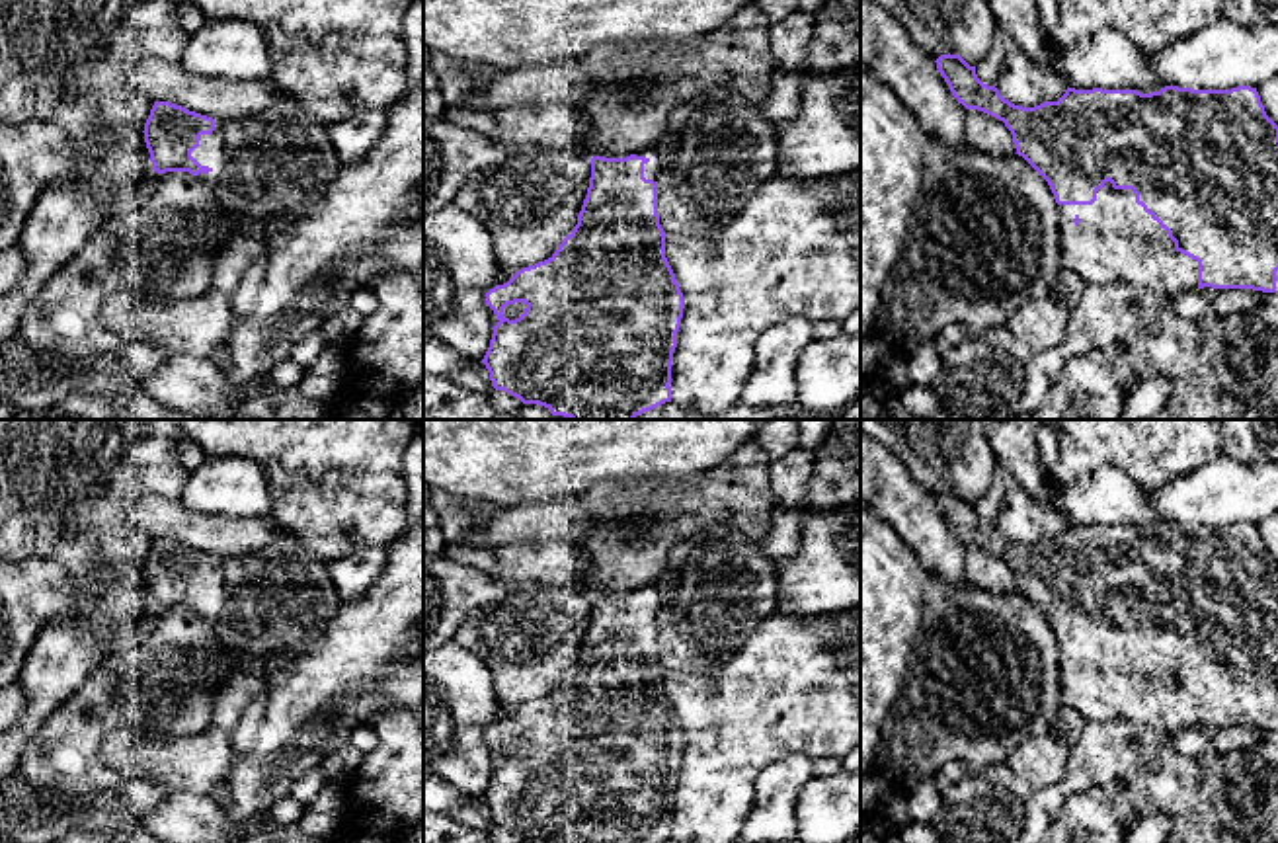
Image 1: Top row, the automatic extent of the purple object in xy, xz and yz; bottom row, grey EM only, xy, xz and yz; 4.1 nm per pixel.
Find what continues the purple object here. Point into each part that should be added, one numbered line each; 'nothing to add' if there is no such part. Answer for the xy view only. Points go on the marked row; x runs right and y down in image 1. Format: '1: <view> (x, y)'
1: xy (209, 153)

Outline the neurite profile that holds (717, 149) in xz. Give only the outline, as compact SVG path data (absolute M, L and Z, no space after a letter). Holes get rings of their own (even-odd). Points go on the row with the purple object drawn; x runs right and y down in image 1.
M720 86L679 103L656 150L665 234L720 232L761 181L779 176L775 123L741 94Z

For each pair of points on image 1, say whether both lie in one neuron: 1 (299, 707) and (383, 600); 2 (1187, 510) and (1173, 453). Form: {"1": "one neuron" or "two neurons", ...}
{"1": "one neuron", "2": "two neurons"}

